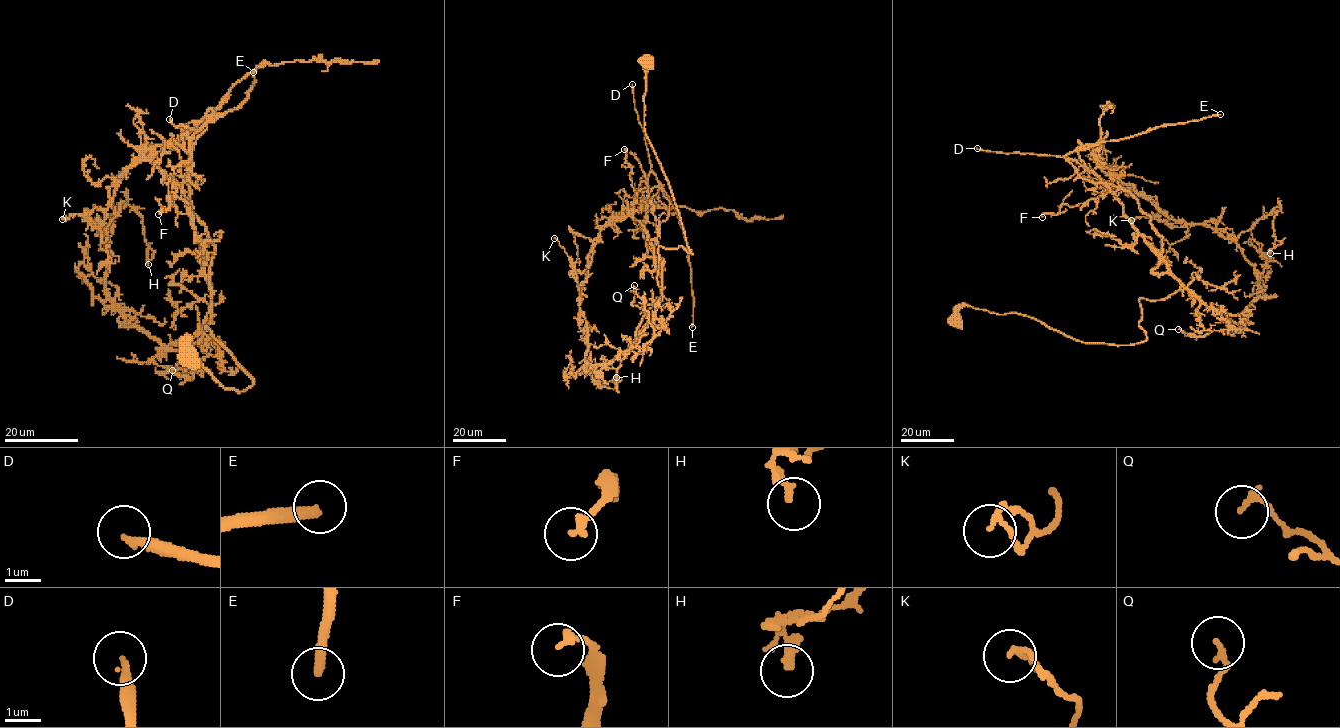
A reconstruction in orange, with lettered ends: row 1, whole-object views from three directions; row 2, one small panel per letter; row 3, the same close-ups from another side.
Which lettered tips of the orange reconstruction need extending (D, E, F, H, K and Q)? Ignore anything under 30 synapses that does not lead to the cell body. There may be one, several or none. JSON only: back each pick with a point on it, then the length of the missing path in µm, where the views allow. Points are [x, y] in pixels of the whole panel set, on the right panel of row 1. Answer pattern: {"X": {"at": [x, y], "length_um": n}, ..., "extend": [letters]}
{"D": {"at": [977, 148], "length_um": 150}, "E": {"at": [1220, 114], "length_um": 160}, "extend": ["D", "E"]}

